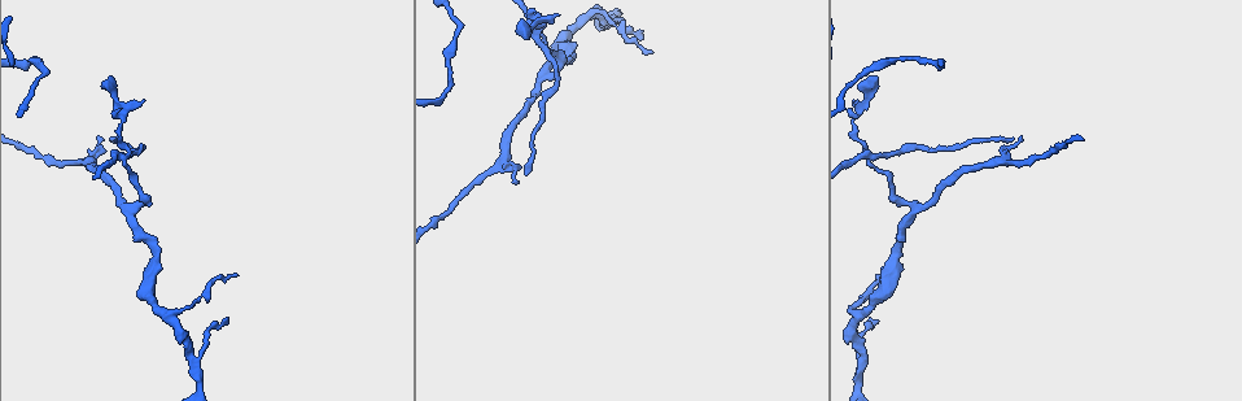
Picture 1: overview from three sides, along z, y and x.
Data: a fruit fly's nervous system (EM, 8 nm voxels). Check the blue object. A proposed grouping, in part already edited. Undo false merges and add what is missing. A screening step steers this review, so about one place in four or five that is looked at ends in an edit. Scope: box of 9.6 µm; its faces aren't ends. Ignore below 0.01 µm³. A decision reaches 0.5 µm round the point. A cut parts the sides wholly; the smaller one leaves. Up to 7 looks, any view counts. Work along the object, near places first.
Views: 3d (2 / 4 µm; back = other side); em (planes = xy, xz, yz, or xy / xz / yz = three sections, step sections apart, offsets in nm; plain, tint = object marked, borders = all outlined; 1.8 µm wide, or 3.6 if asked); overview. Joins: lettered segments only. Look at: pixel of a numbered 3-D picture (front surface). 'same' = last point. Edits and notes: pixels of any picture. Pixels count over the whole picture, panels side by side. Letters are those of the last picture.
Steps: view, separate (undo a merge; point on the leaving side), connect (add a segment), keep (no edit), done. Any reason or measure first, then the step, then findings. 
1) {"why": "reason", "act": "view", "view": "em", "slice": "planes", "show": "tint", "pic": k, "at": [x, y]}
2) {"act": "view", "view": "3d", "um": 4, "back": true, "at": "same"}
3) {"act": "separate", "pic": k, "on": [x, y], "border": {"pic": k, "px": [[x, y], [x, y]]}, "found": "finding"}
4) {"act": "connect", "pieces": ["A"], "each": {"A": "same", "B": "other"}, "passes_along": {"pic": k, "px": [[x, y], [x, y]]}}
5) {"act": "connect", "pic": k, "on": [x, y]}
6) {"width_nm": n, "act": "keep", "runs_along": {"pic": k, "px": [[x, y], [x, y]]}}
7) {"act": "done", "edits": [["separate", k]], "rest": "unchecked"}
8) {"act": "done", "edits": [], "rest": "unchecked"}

{"why": "tapers out", "act": "view", "view": "3d", "um": 4, "pic": 1, "at": [650, 53]}

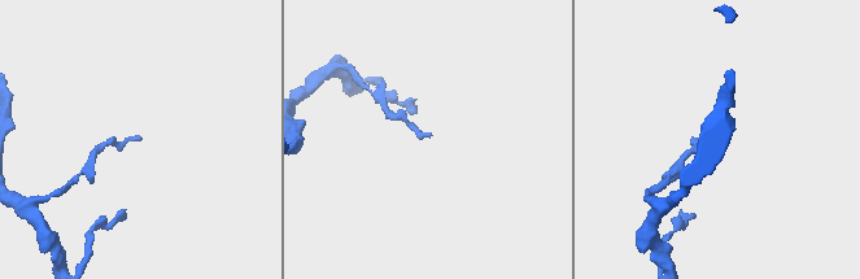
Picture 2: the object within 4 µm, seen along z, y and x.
{"act": "view", "view": "em", "slice": "yz", "step": 4, "show": "tint", "pic": 2, "at": [140, 136]}

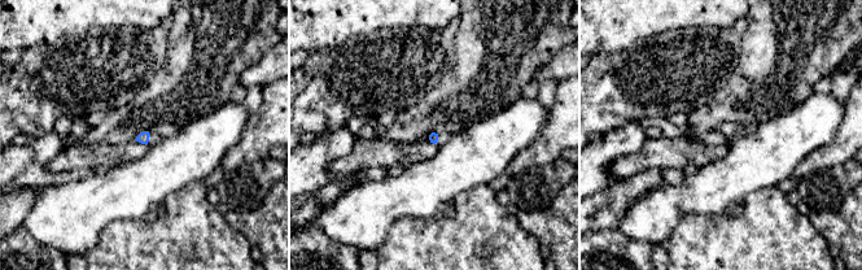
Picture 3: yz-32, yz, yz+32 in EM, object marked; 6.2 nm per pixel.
{"act": "view", "view": "em", "slice": "planes", "show": "borders", "at": "same"}

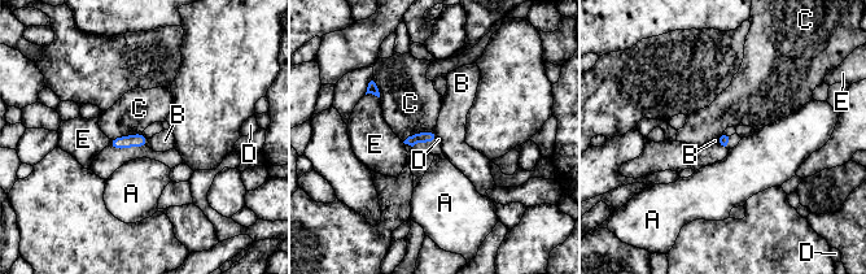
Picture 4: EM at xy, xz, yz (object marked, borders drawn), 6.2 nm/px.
{"act": "keep", "each": {"A": "other", "B": "other", "C": "other", "D": "other", "E": "other"}, "border": {"pic": 4, "px": [[143, 133], [148, 138]]}, "found": "no lettered segment goes on from it"}

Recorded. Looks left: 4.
{"act": "view", "view": "3d", "um": 4, "pic": 1, "at": [869, 159]}

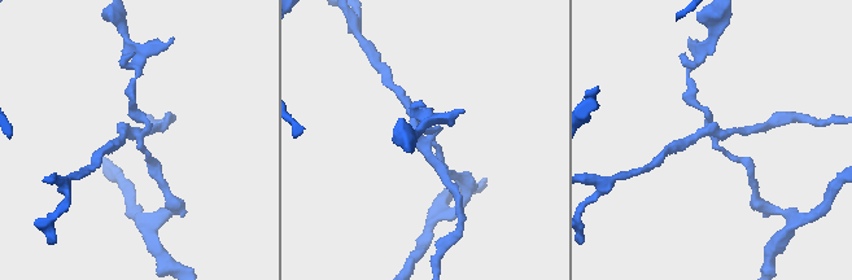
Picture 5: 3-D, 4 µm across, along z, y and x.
{"arms": 4, "why": "now the EM", "act": "view", "view": "em", "slice": "xz", "step": 4, "show": "tint", "pic": 5, "at": [136, 139]}

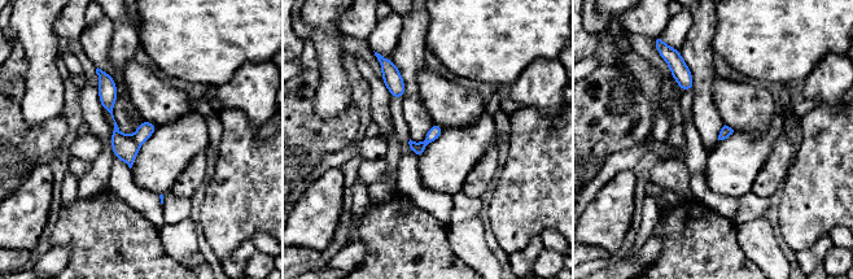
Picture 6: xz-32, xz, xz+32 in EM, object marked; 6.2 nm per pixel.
{"why": "see the neighbours", "act": "view", "view": "em", "slice": "xz", "step": 4, "show": "borders", "at": "same"}

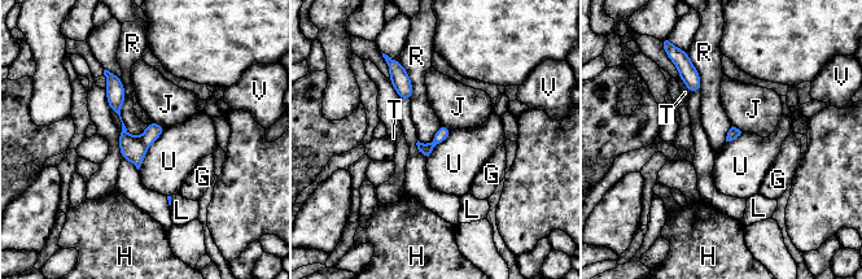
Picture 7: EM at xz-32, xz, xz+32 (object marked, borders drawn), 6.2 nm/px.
{"act": "separate", "pic": 7, "on": [132, 149], "each": {"G": "other", "H": "other", "J": "other", "L": "other", "R": "other", "T": "other", "U": "other", "V": "other"}, "found": "a second neuron is stuck on"}

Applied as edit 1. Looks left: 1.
{"why": "tapers out", "act": "view", "view": "em", "slice": "yz", "step": 4, "show": "borders", "pic": 1, "at": [528, 37]}

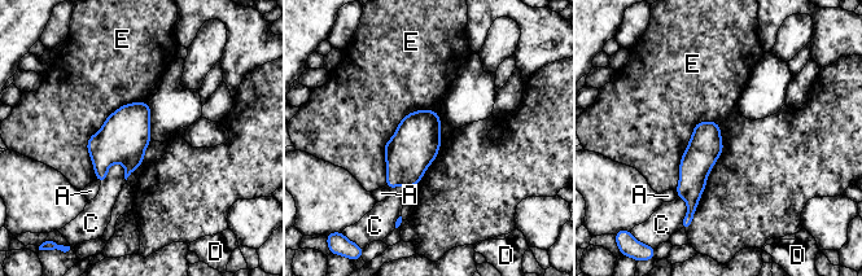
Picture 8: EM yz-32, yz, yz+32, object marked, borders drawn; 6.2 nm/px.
{"width_nm": 200, "longest_contact_nm": ["E", 500], "act": "keep", "each": {"A": "other", "C": "other", "D": "other", "E": "other"}, "found": "no lettered segment goes on from it"}

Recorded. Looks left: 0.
{"act": "done", "edits": [["separate", 7]], "rest": "unchecked"}

